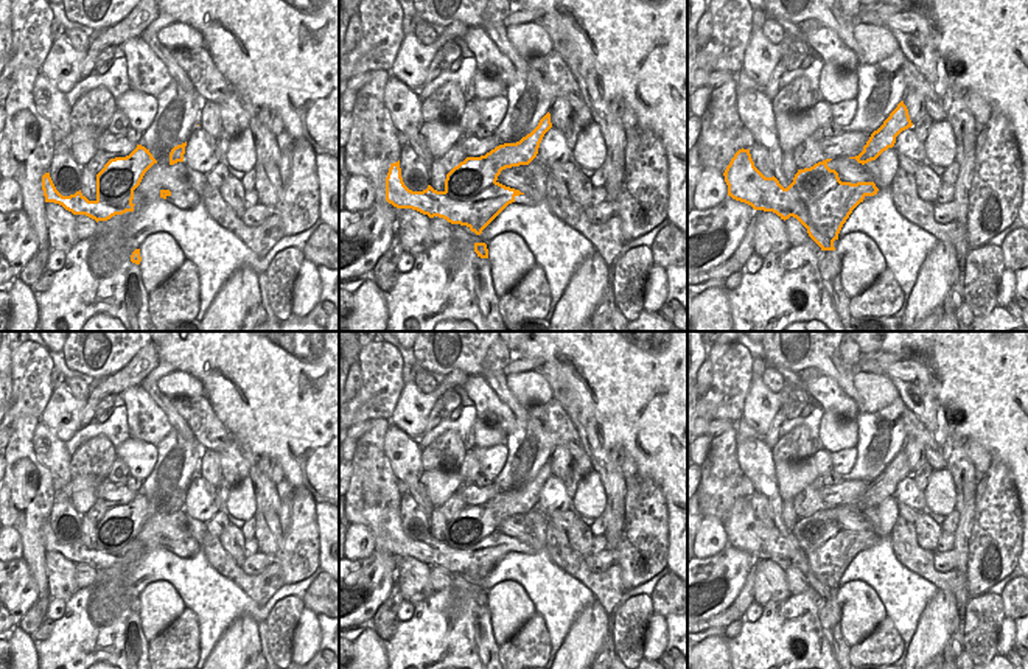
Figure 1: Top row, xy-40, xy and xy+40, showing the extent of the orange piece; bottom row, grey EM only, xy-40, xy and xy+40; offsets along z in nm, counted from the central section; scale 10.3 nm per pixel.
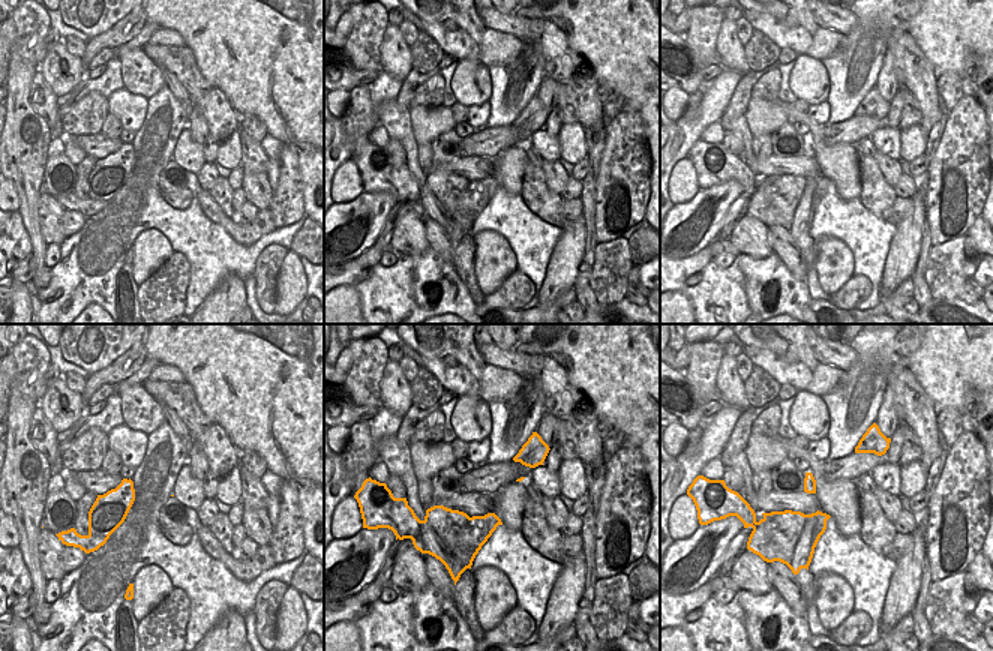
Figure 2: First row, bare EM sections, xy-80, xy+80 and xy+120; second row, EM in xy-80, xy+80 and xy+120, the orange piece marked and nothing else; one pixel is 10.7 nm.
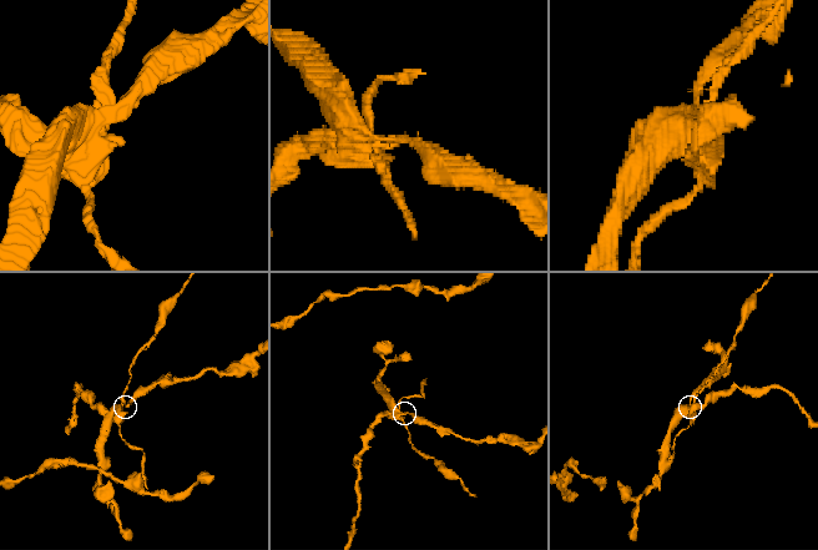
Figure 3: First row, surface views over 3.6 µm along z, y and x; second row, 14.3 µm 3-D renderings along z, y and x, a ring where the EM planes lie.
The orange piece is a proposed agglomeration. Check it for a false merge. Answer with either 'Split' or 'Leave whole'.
Split.

